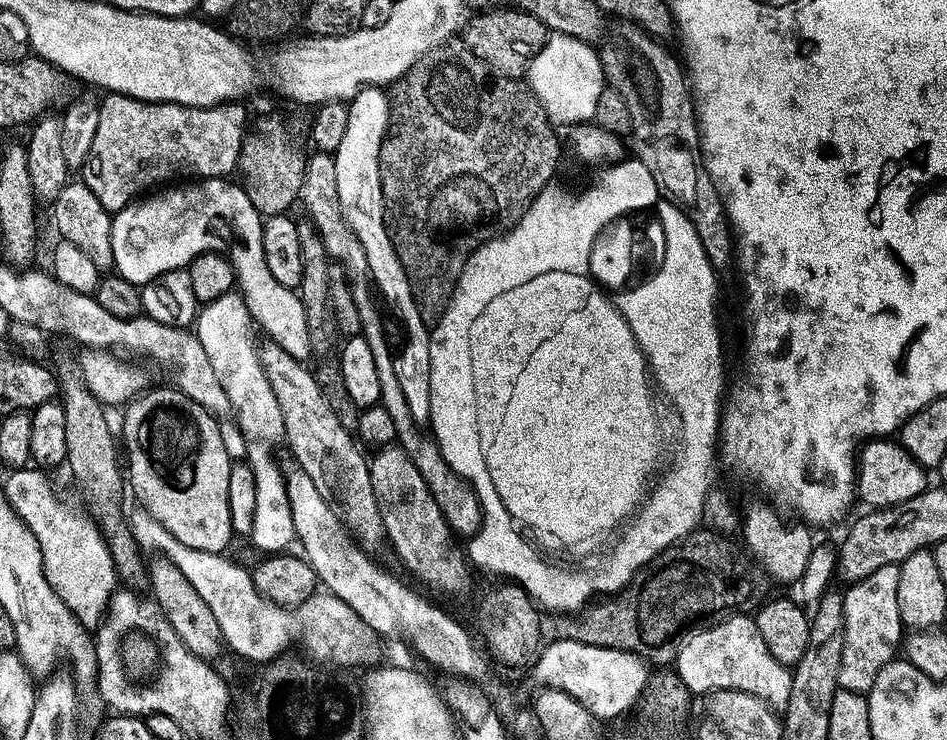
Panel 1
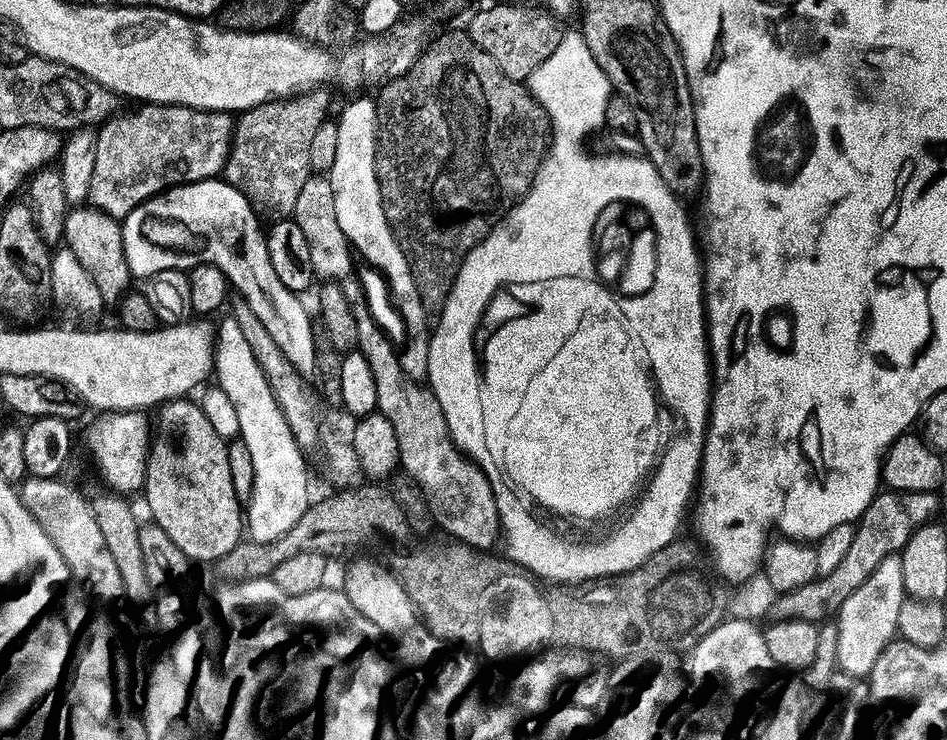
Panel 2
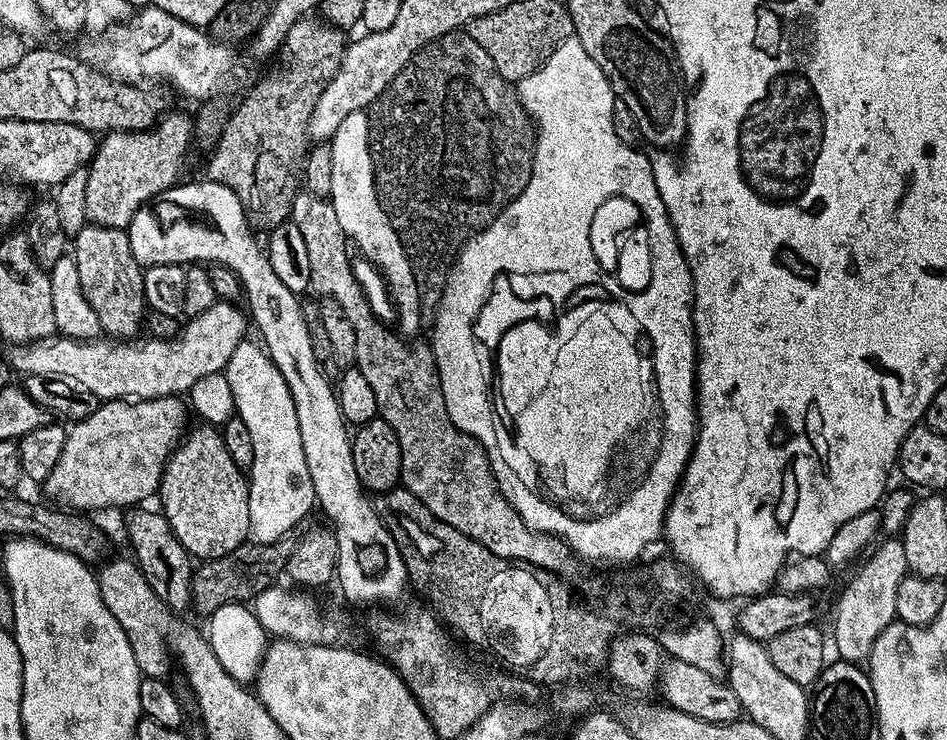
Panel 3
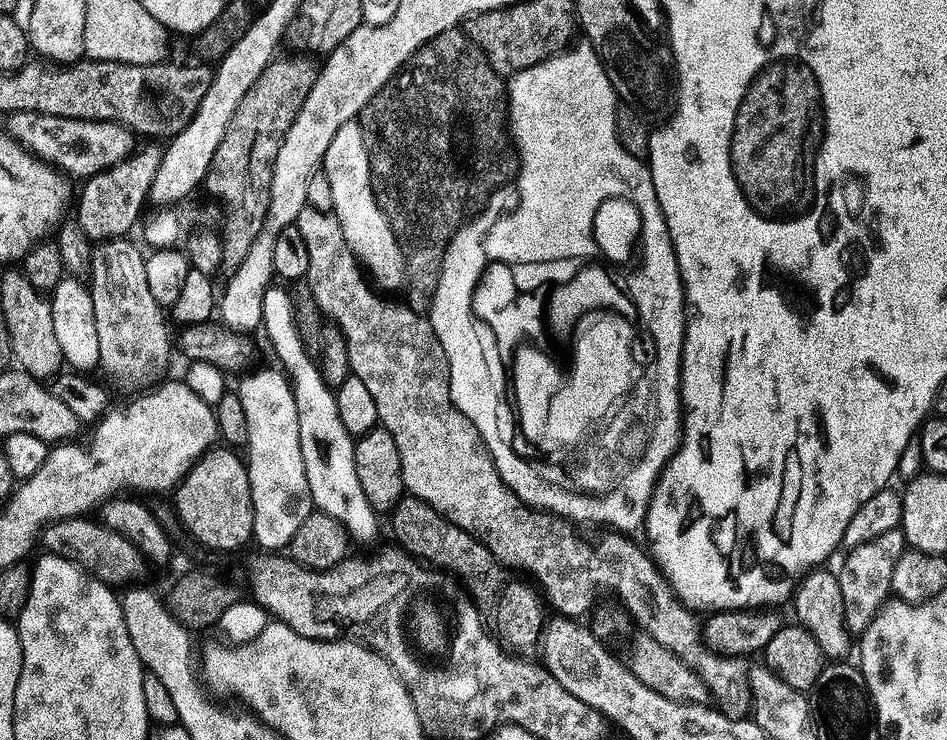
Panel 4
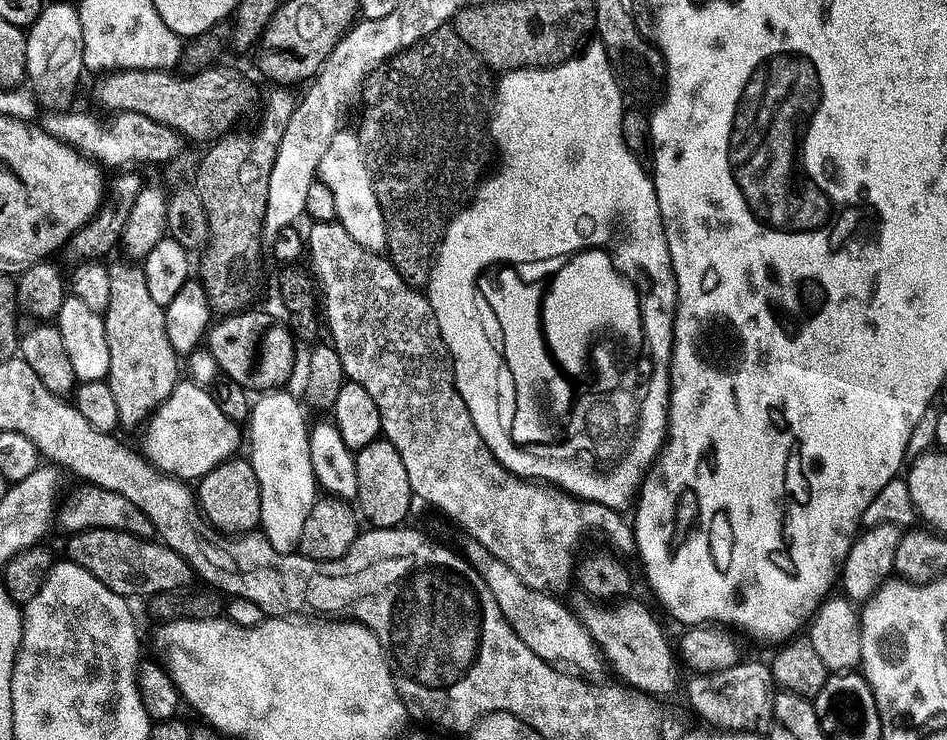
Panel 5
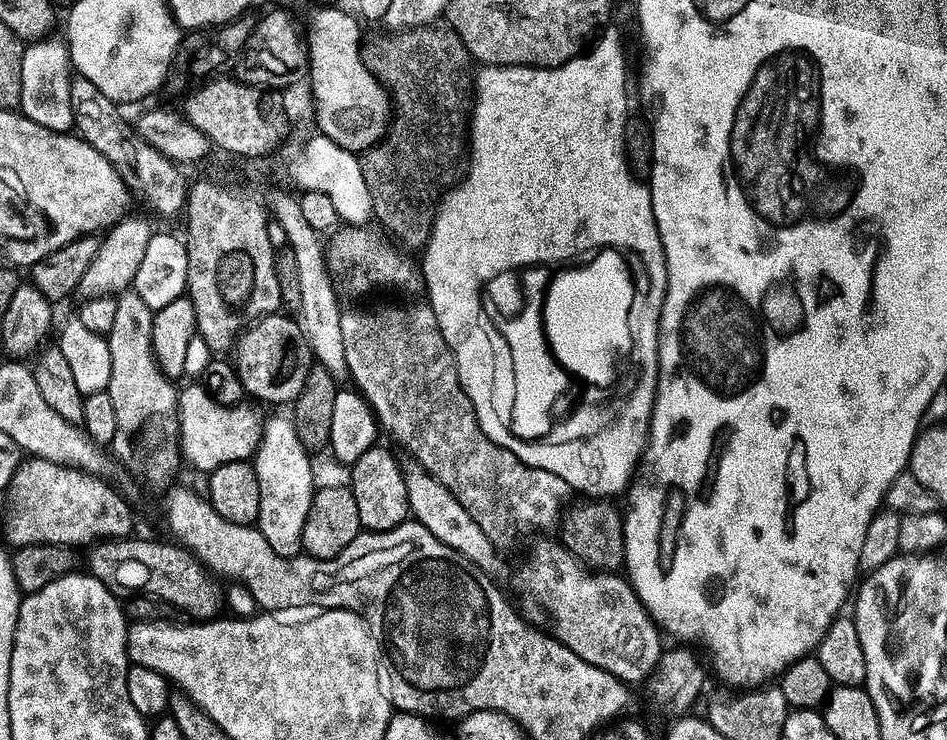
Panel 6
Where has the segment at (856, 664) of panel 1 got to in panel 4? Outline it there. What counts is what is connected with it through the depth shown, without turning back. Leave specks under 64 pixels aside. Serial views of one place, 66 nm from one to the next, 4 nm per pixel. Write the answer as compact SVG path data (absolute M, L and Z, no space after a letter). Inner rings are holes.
M897 530L881 534L879 538L874 538L874 542L866 542L866 546L858 546L847 553L848 561L845 562L844 569L839 570L838 577L845 602L845 621L850 633L864 633L872 625L876 615L884 609L893 595L891 583L895 566L907 551L908 539L904 537L903 531Z

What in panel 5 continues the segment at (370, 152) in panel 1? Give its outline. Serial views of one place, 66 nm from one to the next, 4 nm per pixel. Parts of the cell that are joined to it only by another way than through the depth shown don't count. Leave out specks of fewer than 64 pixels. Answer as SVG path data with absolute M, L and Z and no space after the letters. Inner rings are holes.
M341 130L330 142L326 156L320 163L319 183L325 184L334 194L334 203L338 205L337 221L366 251L380 254L388 247L388 227L382 214L382 206L376 197L372 185L372 172L368 169L368 157L360 145L360 137L355 131Z

